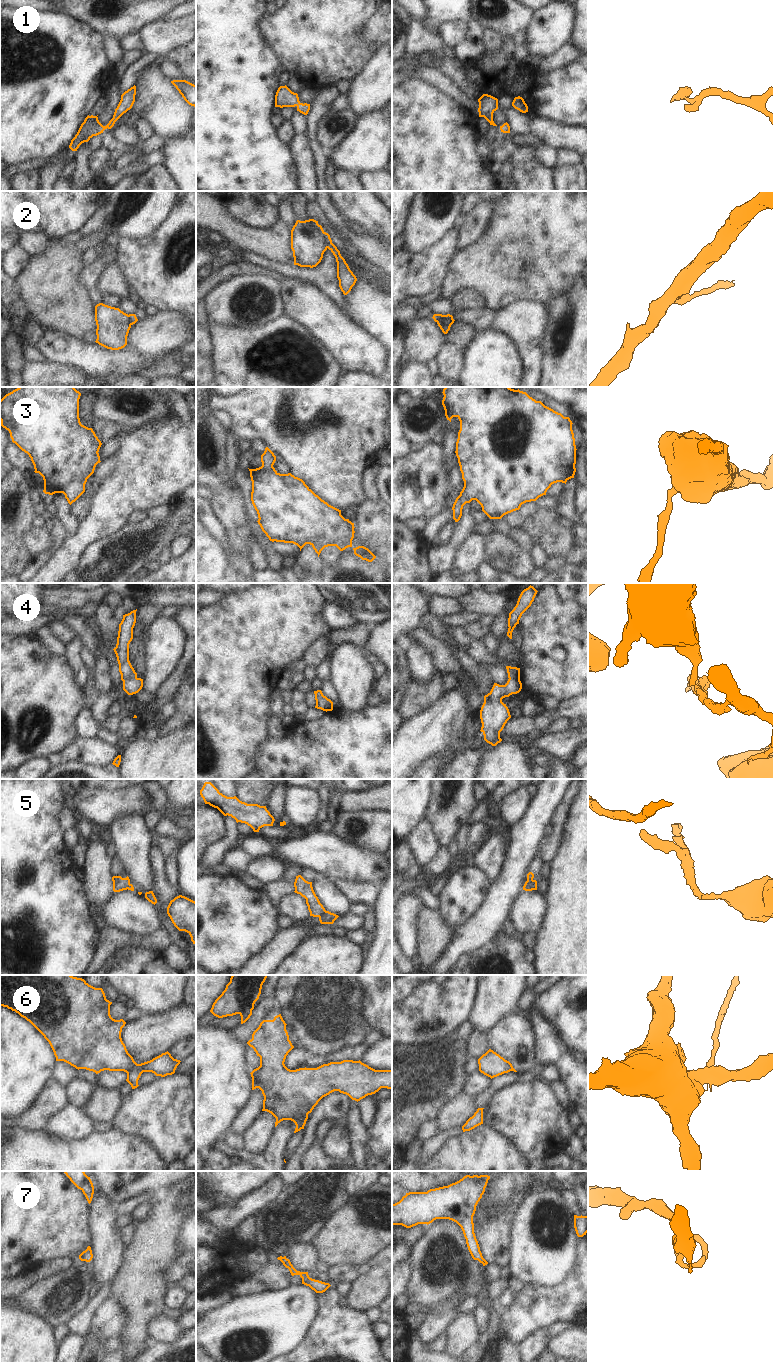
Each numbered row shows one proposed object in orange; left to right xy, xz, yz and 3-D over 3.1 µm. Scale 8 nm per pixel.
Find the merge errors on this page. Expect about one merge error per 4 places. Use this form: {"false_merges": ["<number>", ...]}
{"false_merges": ["2", "5", "6"]}

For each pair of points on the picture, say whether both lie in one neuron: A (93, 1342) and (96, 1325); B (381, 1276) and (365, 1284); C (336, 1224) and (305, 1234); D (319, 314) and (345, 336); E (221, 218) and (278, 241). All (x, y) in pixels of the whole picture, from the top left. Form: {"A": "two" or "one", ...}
{"A": "two", "B": "one", "C": "two", "D": "one", "E": "one"}

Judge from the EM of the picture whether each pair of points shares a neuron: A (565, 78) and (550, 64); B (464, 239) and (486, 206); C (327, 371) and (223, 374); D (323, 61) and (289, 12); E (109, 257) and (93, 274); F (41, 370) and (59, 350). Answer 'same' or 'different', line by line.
A: different
B: same
C: same
D: same
E: same
F: different

